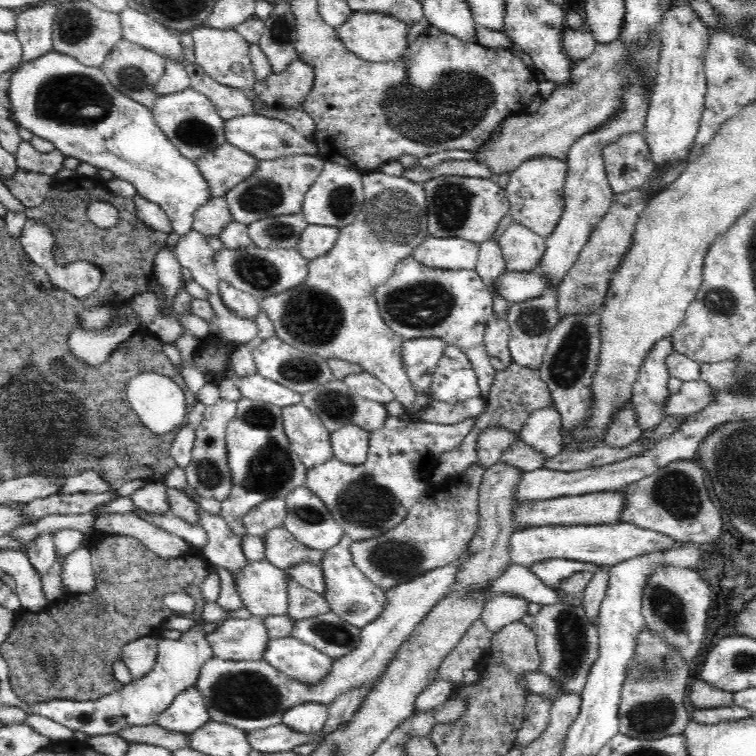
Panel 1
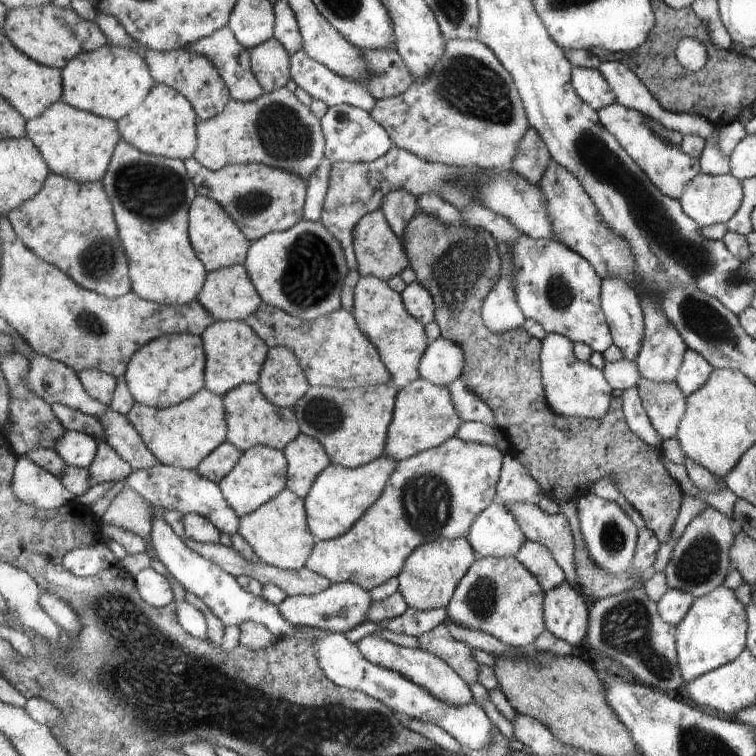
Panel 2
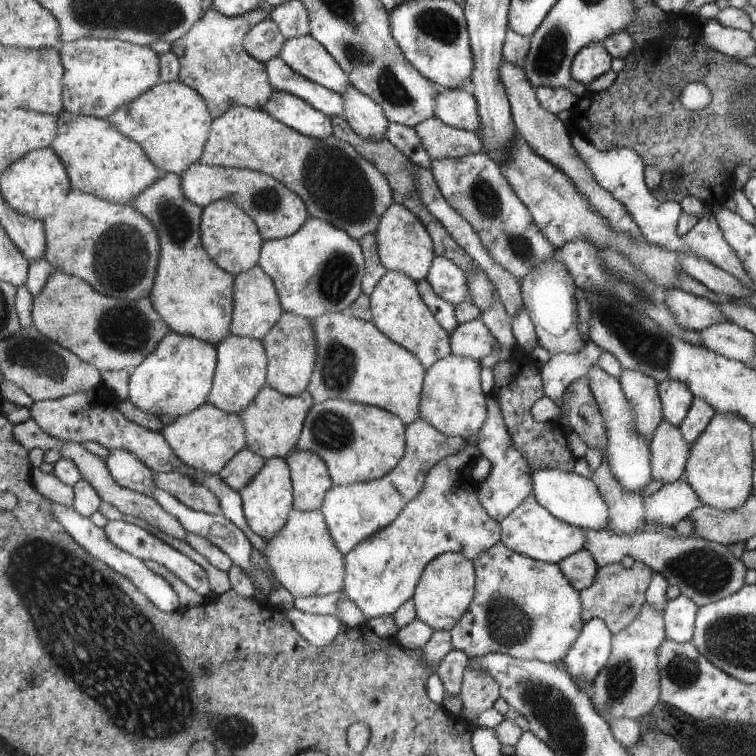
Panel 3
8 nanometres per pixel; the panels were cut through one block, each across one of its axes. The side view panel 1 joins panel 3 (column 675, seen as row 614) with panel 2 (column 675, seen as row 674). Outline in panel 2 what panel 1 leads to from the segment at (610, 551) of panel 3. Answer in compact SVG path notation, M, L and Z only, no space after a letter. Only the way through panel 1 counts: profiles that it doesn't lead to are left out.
M708 504L691 519L675 543L663 572L668 588L682 590L694 599L722 584L725 575L733 569L728 559L728 548L734 537L731 519Z

